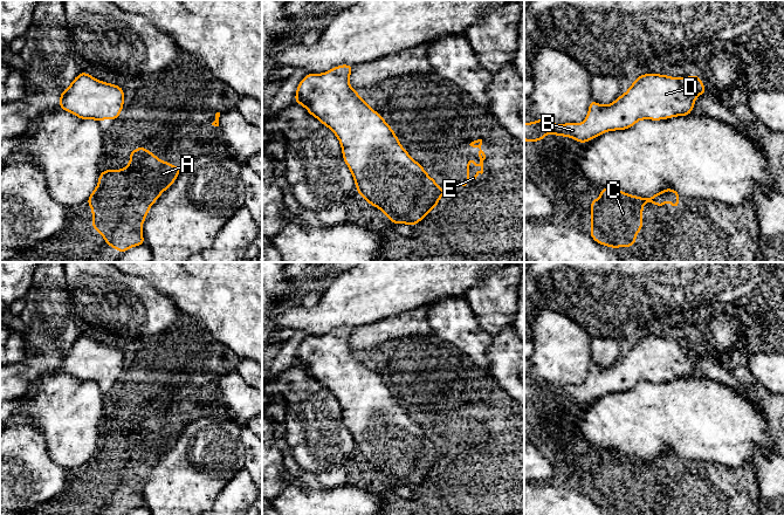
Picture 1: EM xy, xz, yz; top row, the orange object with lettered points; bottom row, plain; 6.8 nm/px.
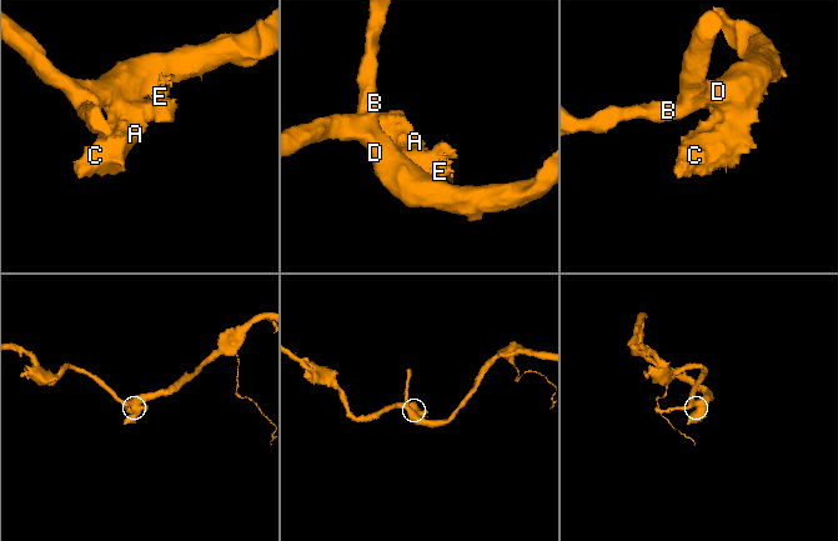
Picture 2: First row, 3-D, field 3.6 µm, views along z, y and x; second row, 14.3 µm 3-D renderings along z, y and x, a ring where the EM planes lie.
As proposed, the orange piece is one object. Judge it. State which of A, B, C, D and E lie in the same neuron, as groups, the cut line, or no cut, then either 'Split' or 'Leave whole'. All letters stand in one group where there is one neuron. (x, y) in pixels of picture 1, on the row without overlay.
Groups: A B C D E. No split. Leave whole

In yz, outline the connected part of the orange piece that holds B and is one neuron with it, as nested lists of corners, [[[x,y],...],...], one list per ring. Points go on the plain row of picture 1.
[[[654,335],[638,338],[630,351],[619,358],[613,365],[599,368],[594,362],[590,364],[587,378],[583,385],[565,385],[557,387],[546,382],[536,382],[534,385],[524,385],[524,403],[543,403],[546,396],[573,400],[579,405],[586,405],[606,393],[626,392],[640,382],[667,382],[675,378],[690,377],[695,362],[707,353],[699,337],[692,339],[669,339]]]

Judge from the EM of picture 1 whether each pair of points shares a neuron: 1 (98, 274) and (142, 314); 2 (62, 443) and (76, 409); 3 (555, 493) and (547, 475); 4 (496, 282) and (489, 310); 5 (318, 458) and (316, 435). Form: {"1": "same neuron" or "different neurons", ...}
{"1": "same neuron", "2": "same neuron", "3": "different neurons", "4": "same neuron", "5": "same neuron"}

